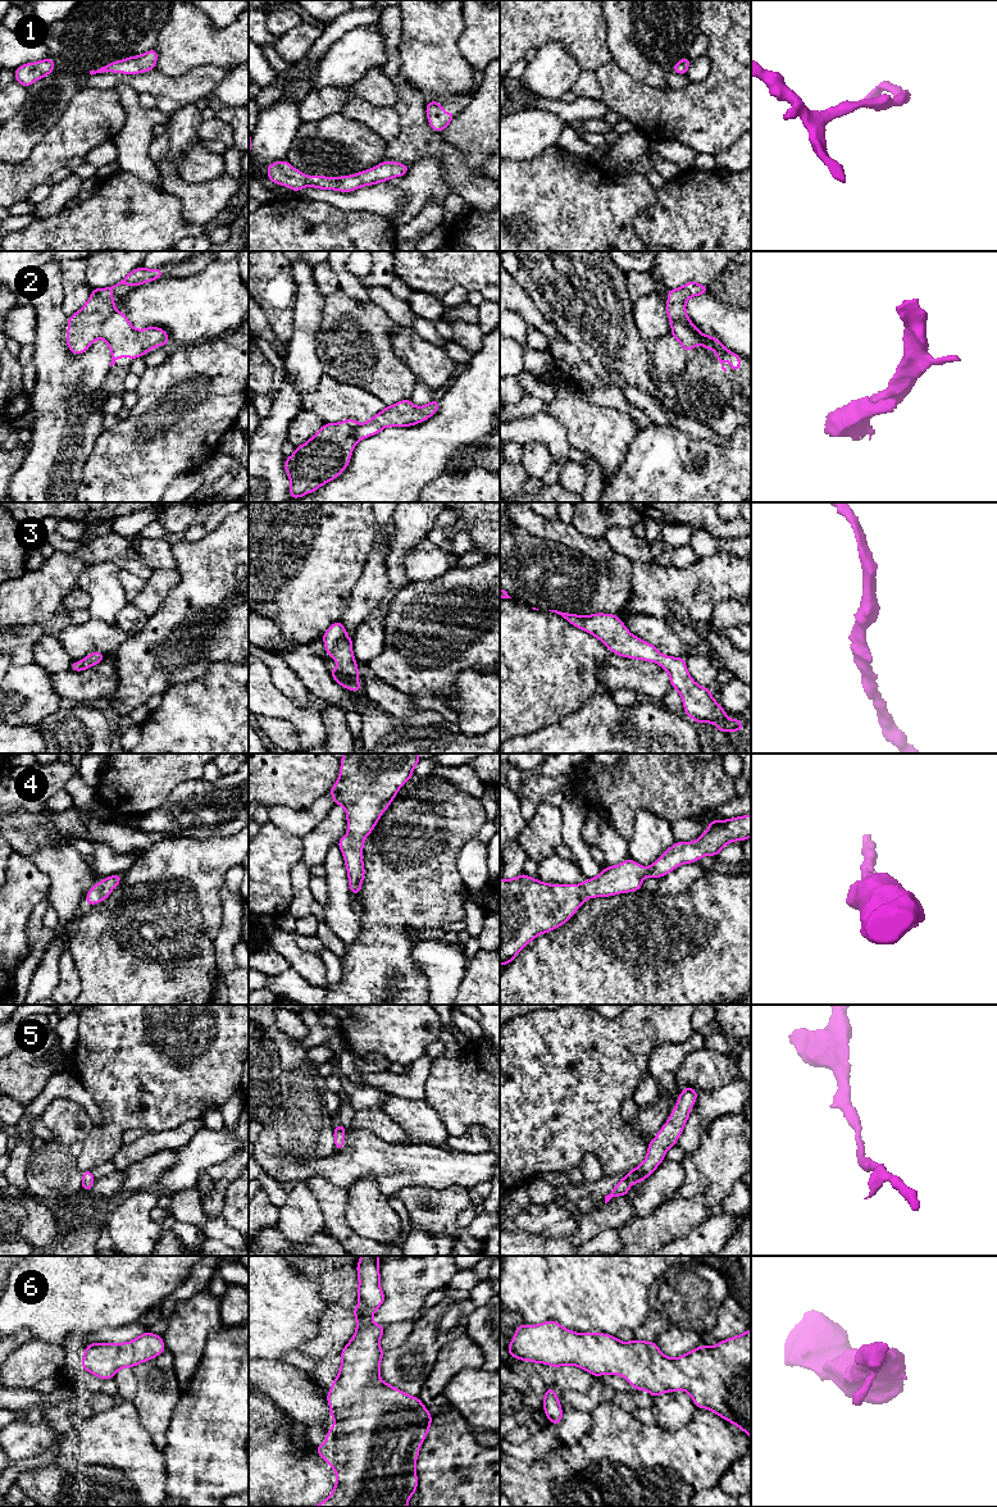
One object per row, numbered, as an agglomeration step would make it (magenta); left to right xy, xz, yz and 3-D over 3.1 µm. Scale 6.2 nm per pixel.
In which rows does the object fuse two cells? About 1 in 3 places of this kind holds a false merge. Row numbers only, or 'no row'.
2

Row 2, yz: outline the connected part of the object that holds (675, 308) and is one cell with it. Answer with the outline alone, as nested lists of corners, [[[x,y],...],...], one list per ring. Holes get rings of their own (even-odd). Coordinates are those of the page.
[[[691,281],[679,288],[666,290],[666,291],[668,291],[668,304],[665,305],[665,309],[666,309],[666,314],[669,317],[670,324],[674,324],[675,322],[687,322],[688,325],[698,336],[701,345],[706,350],[715,350],[716,351],[715,359],[721,364],[721,369],[724,372],[727,372],[727,369],[723,366],[723,363],[729,356],[730,358],[730,369],[733,370],[733,373],[736,373],[741,368],[741,356],[738,354],[729,351],[715,337],[706,336],[702,332],[700,332],[696,328],[696,325],[689,320],[689,318],[686,313],[686,301],[693,296],[706,295],[707,286],[704,286],[697,282]]]

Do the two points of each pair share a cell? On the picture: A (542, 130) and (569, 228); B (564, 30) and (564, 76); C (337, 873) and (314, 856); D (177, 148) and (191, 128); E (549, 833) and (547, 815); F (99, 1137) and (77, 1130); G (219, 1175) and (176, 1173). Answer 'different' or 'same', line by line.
A: different
B: different
C: different
D: same
E: same
F: different
G: different

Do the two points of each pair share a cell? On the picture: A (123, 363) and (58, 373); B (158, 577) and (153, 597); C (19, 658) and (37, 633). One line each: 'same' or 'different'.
A: different
B: same
C: same

